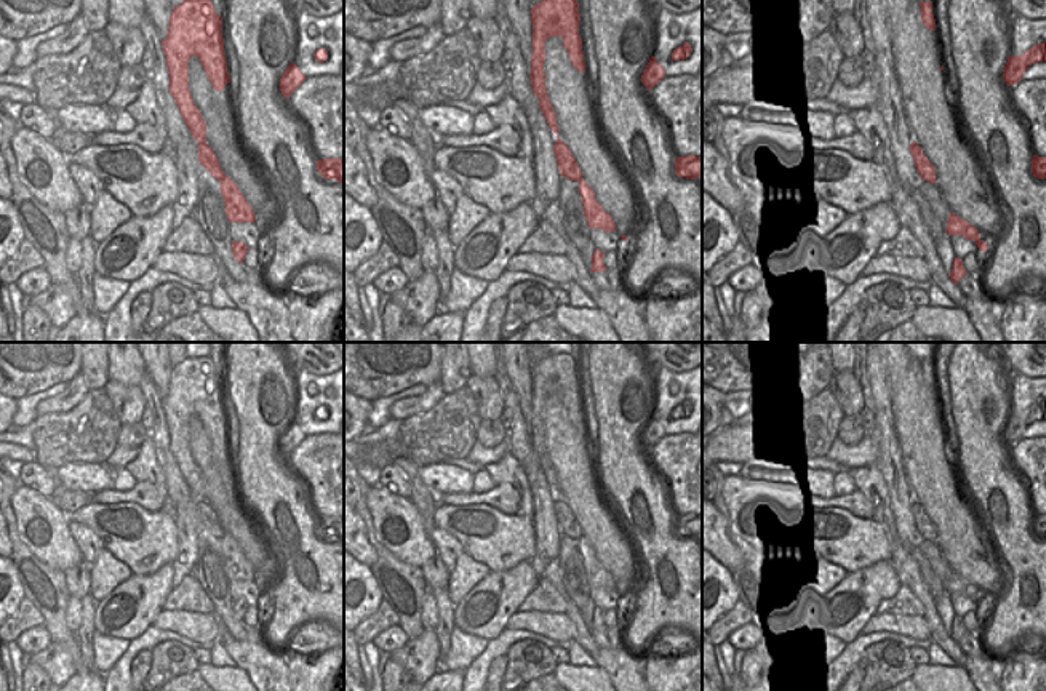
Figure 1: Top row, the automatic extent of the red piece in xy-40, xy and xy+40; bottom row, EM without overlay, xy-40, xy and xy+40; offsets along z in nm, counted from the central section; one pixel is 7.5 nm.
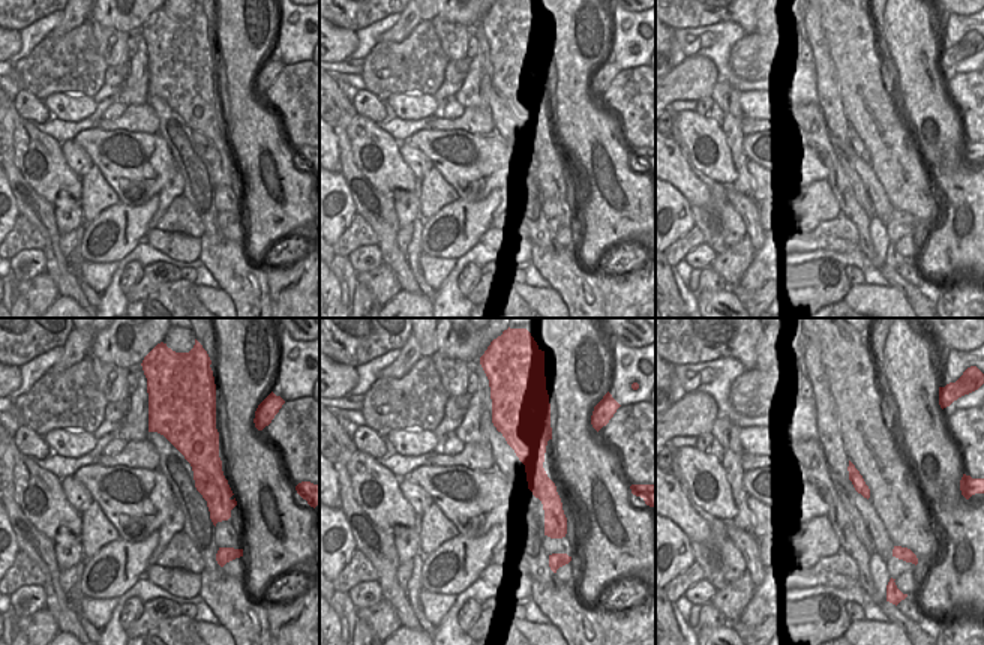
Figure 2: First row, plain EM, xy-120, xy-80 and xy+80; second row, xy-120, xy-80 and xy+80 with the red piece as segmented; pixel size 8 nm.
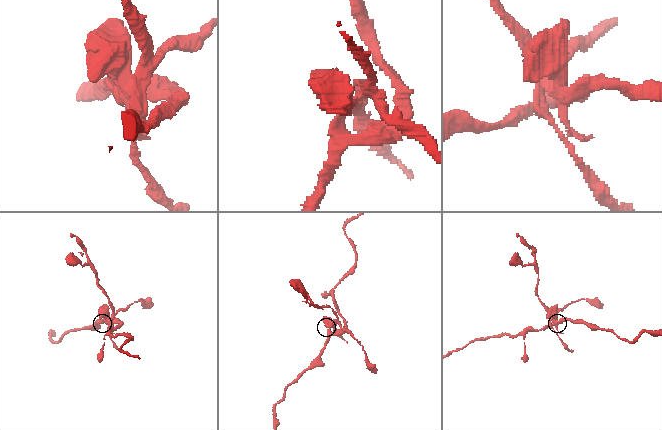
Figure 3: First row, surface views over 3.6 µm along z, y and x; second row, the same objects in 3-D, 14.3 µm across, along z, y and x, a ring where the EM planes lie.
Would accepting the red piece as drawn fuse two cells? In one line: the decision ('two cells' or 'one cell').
two cells

